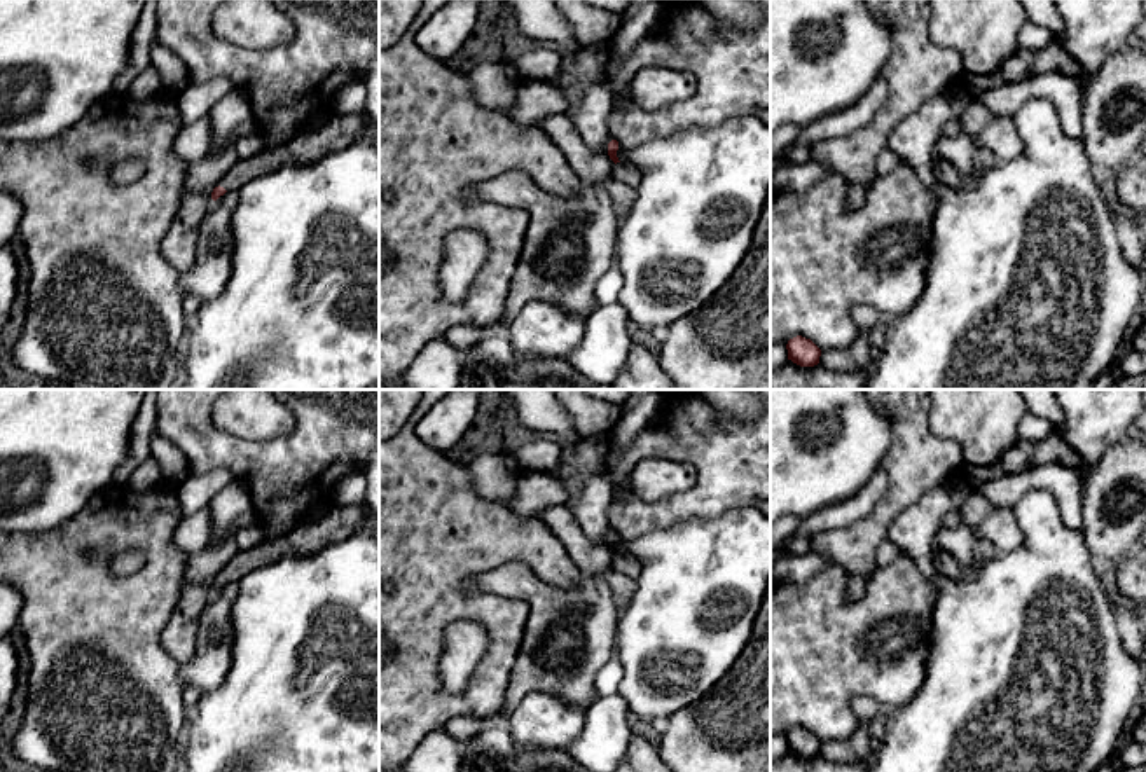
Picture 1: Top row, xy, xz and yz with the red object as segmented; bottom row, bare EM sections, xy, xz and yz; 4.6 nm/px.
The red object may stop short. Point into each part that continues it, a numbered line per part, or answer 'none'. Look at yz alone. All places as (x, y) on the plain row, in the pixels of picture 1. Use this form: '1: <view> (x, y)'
none

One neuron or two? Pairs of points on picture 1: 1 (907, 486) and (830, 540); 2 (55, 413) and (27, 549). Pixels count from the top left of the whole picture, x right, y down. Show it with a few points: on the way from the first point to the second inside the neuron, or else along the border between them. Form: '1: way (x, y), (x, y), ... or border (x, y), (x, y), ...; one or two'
1: way (891, 505), (856, 540), (849, 540); one
2: border (69, 517), (48, 530), (18, 533); two

